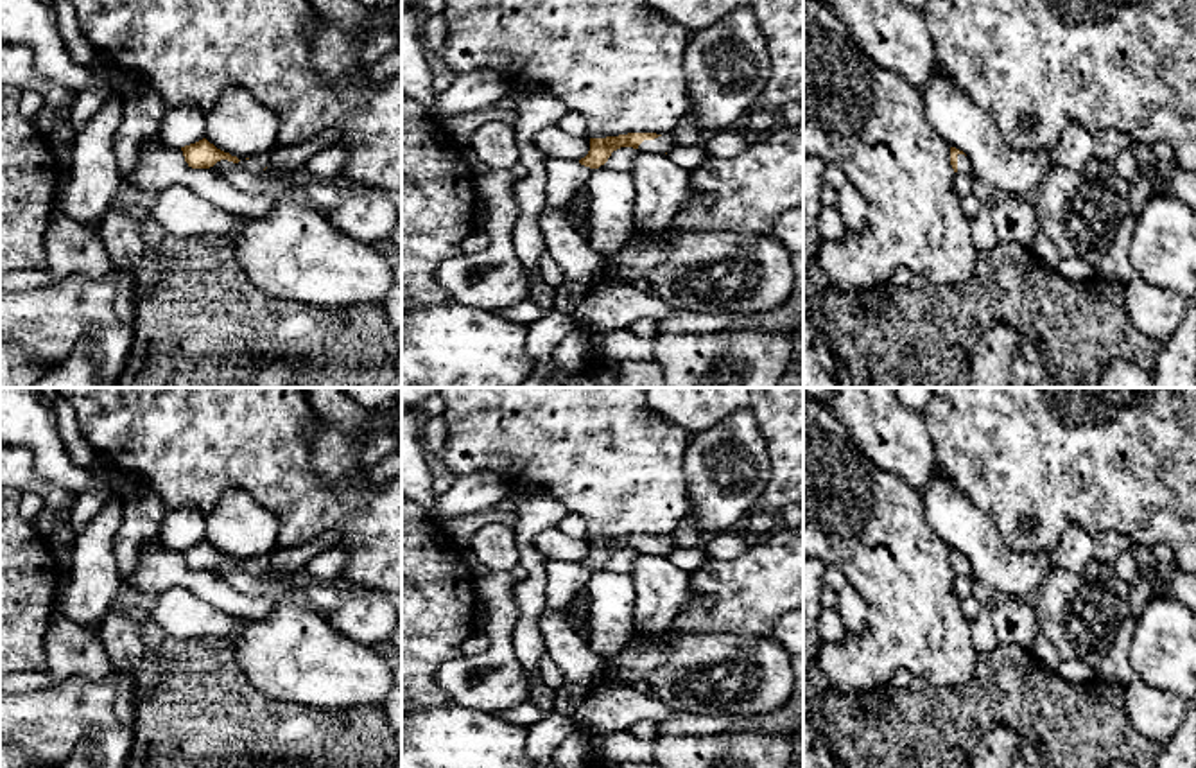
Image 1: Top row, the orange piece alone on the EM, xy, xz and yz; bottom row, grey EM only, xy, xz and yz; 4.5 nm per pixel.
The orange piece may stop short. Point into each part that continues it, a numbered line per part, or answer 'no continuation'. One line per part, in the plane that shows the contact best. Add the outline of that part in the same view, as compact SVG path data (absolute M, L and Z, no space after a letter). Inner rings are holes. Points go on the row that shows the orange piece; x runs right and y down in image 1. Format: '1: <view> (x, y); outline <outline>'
1: xz (662, 144); outline M662 135L654 140L644 140L638 149L646 153L669 153L672 147L671 140L667 135Z

